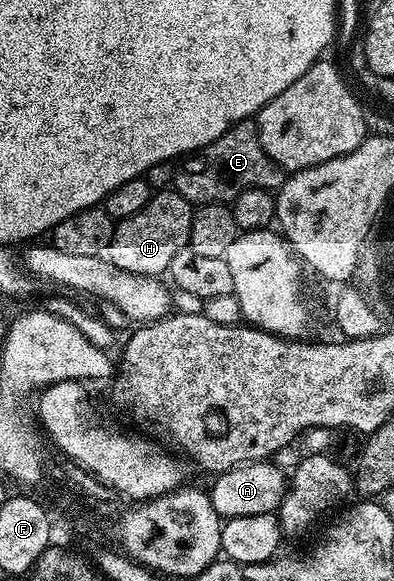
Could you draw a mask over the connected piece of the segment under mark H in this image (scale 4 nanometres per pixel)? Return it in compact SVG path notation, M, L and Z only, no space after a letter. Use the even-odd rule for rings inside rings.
M174 188L152 193L149 204L133 216L118 219L115 223L109 257L118 270L134 274L163 276L170 271L173 256L189 245L189 232L193 224L192 203L185 200Z

